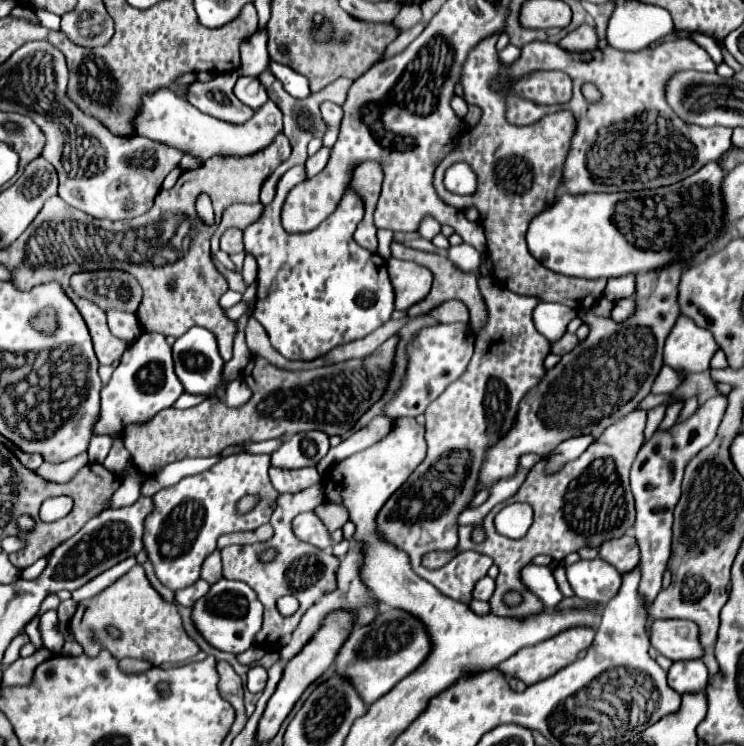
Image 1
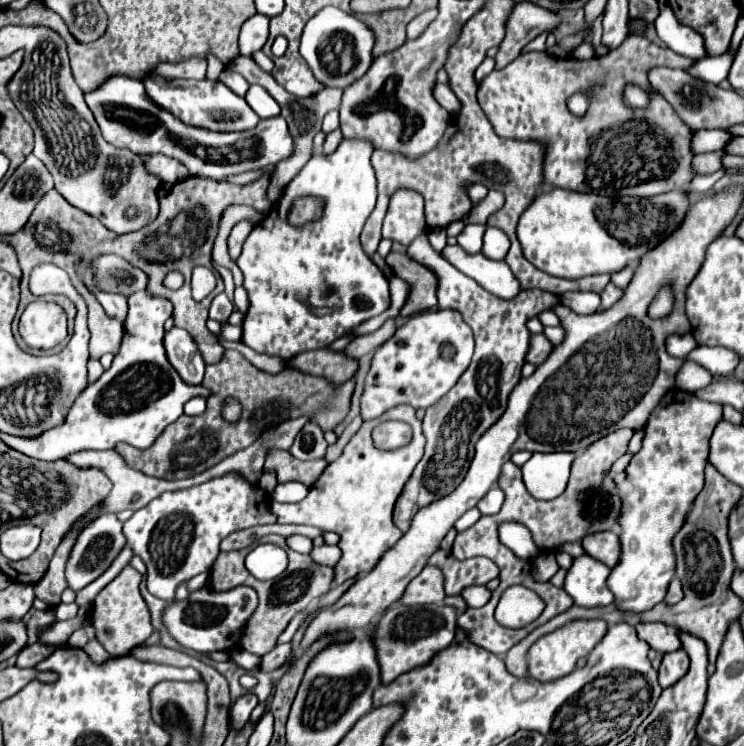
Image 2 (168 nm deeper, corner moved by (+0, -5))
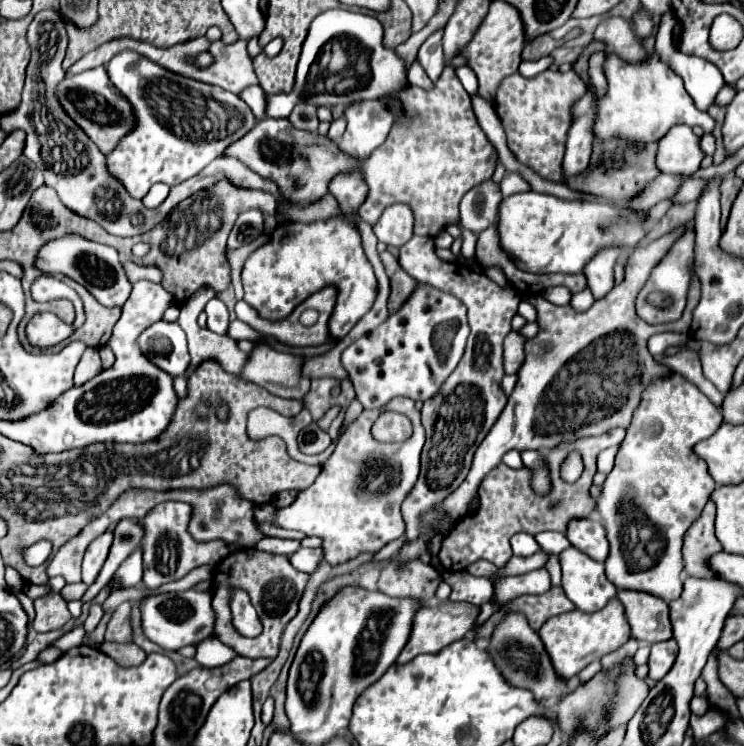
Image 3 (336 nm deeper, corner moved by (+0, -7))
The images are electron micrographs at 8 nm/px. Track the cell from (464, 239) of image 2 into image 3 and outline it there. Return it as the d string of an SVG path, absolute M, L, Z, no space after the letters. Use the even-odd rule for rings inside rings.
M493 179L479 183L469 193L465 193L461 201L461 225L479 235L495 221L495 209L499 207L501 199L499 183Z

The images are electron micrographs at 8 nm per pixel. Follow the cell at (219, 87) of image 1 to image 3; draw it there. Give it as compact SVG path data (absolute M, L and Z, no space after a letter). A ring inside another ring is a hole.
M135 51L117 53L105 65L105 71L113 87L129 101L135 117L133 129L105 155L107 171L135 199L141 199L155 183L173 187L197 175L207 163L219 159L231 143L255 127L251 109L237 95L163 69ZM117 161L123 161L123 173L117 173L121 171L117 169Z

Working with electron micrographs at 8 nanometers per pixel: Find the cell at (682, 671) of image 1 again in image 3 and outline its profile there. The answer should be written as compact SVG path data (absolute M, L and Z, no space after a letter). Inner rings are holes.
M667 639L667 641L659 641L651 645L651 653L649 653L649 677L653 681L659 681L667 675L667 669L671 669L671 665L675 663L677 657L677 643L675 639Z

